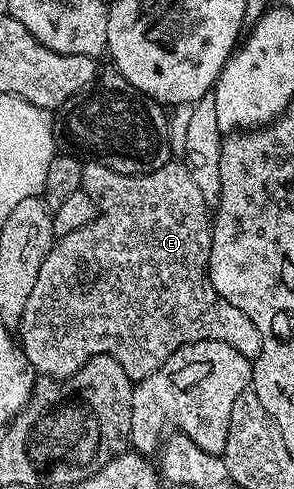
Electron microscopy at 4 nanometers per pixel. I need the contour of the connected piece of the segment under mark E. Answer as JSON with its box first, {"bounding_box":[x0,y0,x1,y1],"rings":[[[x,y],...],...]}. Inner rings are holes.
{"bounding_box":[17,160,263,383],"rings":[[[87,160],[83,162],[83,186],[88,196],[95,201],[97,211],[95,218],[86,226],[62,235],[52,245],[51,251],[45,256],[45,264],[41,264],[41,272],[37,272],[37,284],[33,284],[33,292],[29,292],[29,300],[25,300],[25,312],[19,319],[17,327],[17,338],[21,343],[21,349],[36,375],[62,380],[76,374],[93,356],[108,354],[110,358],[116,358],[119,361],[121,368],[125,368],[132,383],[137,383],[145,376],[157,372],[157,368],[161,368],[161,364],[165,364],[165,360],[169,360],[169,356],[173,356],[173,352],[177,352],[185,344],[201,340],[224,342],[237,348],[237,352],[241,352],[241,356],[255,359],[261,352],[261,340],[263,339],[261,332],[257,332],[257,324],[253,324],[253,320],[249,320],[249,316],[245,316],[245,312],[241,308],[233,308],[233,304],[229,304],[229,300],[221,297],[213,288],[211,278],[207,274],[207,261],[211,255],[213,214],[205,204],[205,196],[201,196],[197,183],[190,178],[182,161],[169,161],[161,168],[148,174],[122,174],[113,172],[113,168],[100,162]]]}

